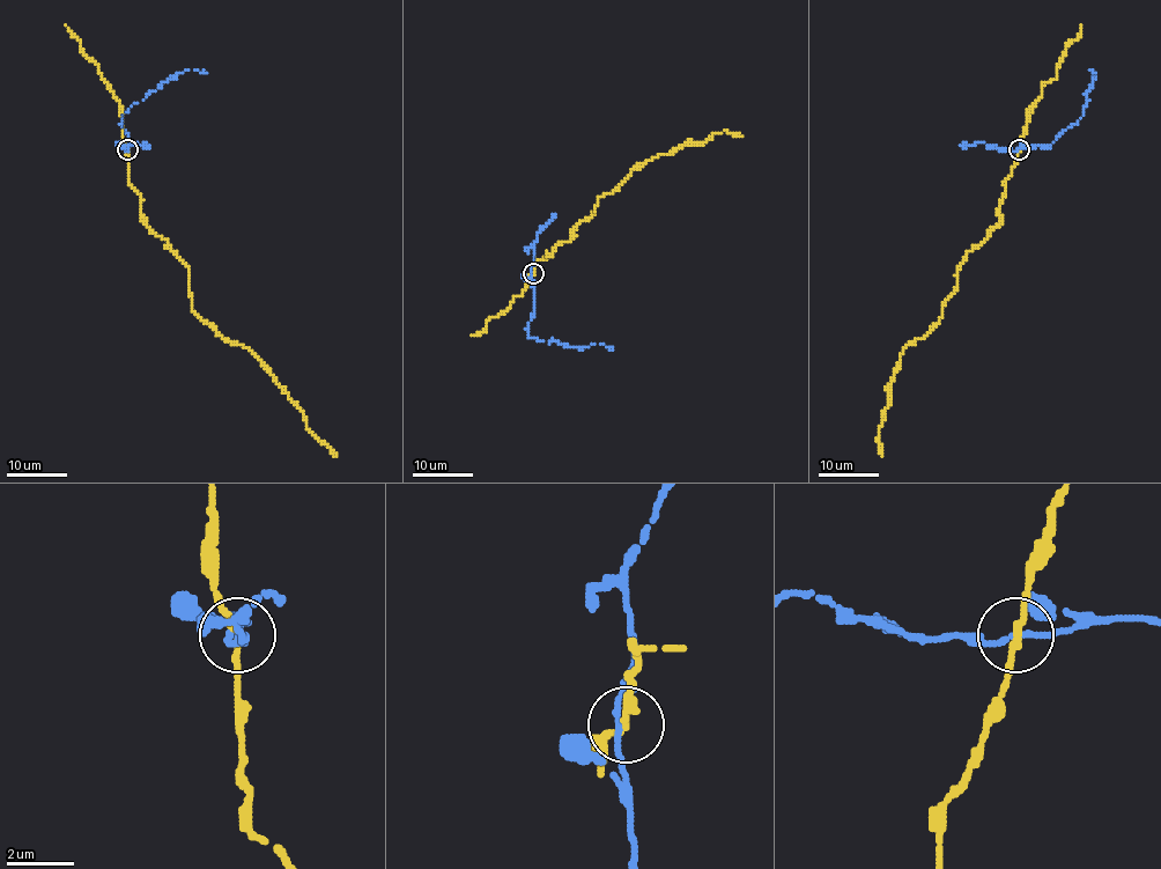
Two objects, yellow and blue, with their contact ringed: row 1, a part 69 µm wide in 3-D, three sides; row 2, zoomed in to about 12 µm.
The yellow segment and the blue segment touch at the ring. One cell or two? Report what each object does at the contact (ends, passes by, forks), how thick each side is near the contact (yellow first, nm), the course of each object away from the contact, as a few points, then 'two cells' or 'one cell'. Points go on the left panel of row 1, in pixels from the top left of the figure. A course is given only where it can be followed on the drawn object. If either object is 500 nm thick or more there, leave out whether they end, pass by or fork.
yellow passes by; blue passes by; 220 nm thick on the yellow side, 160 nm on the other; yellow runs (127, 149), (128, 184), (141, 197), (141, 220), (186, 265), (193, 314), (254, 354), (335, 455); blue runs (126, 149), (128, 147), (126, 130), (121, 126), (123, 116), (133, 104), (180, 72), (197, 70), (207, 74); two cells

